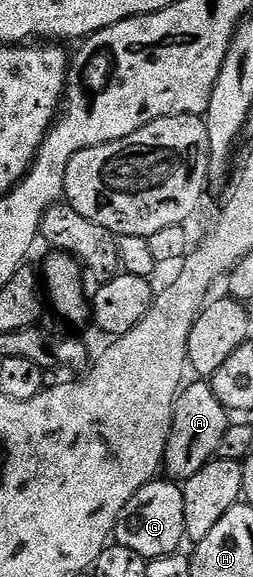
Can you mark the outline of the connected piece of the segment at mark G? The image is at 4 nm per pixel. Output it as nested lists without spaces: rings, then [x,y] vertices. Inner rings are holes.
[[[157,479],[144,485],[122,507],[122,515],[116,520],[115,544],[130,547],[146,559],[170,555],[185,544],[186,503],[183,488],[175,480]],[[164,480],[164,481],[163,481]]]

